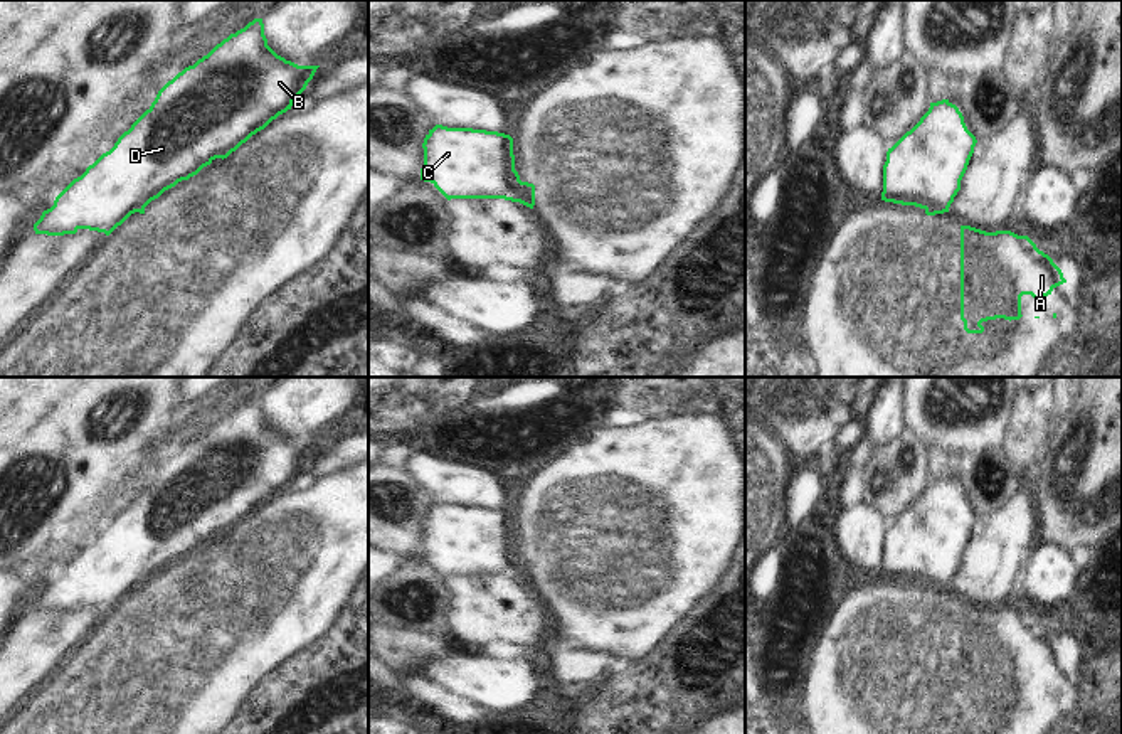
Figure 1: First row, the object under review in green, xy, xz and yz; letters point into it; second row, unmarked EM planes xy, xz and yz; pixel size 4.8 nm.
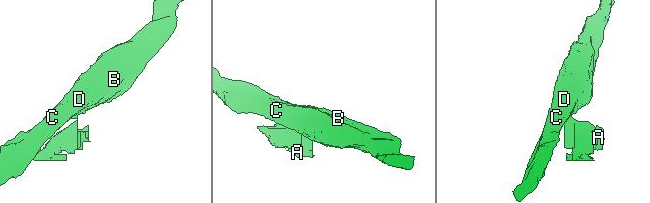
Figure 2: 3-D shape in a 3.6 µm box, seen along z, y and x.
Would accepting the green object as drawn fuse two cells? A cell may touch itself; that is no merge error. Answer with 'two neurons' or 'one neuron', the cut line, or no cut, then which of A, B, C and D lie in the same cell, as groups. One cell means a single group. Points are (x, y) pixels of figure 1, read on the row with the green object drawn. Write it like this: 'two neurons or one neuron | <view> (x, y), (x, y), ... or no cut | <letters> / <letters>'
two neurons | xz (518, 180), (529, 206) | A / B C D

